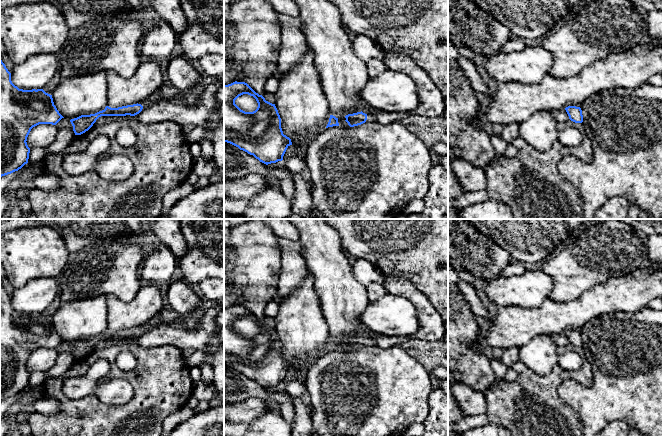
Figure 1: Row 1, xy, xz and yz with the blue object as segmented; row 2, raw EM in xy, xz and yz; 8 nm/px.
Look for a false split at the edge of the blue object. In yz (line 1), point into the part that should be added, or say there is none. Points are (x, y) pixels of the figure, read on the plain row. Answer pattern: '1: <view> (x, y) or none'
1: none

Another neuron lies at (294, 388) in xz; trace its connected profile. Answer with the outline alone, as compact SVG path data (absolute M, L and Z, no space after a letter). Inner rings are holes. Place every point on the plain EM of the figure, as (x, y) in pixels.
M293 380L283 383L282 387L291 397L299 397L305 402L310 402L306 386L304 386L301 382Z

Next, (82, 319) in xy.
M96 297L68 302L58 308L52 322L65 343L95 338L107 330L107 299Z

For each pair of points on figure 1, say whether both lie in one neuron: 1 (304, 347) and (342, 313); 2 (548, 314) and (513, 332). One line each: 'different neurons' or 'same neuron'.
1: different neurons
2: same neuron

